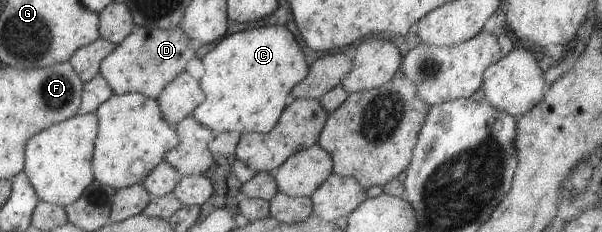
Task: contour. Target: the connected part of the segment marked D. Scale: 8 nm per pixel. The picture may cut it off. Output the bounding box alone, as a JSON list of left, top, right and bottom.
[98,26,195,100]

